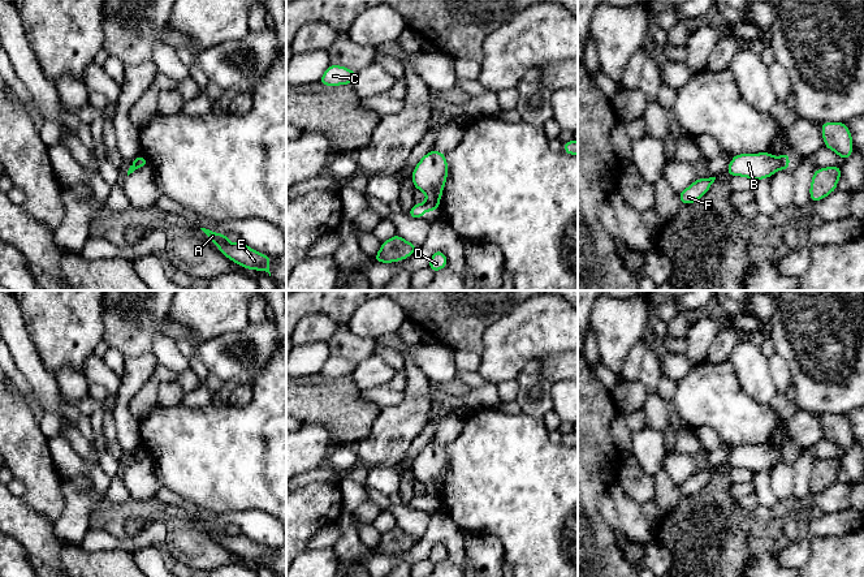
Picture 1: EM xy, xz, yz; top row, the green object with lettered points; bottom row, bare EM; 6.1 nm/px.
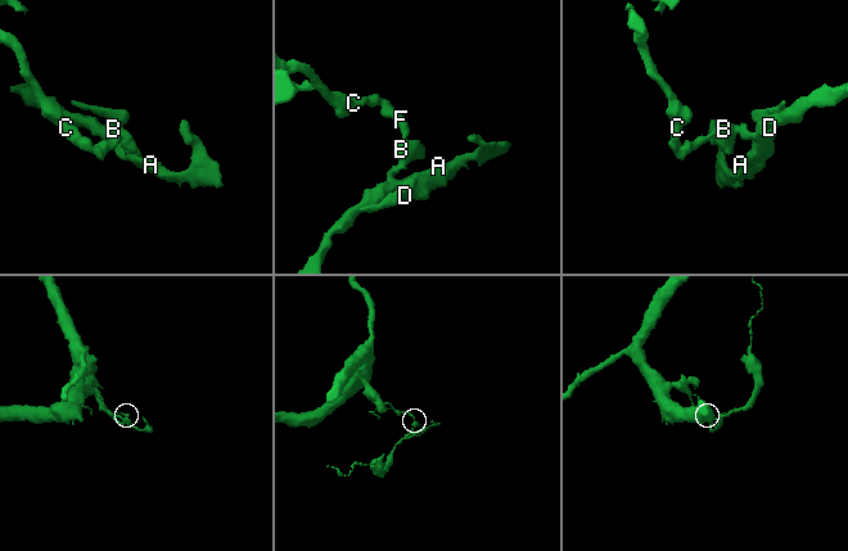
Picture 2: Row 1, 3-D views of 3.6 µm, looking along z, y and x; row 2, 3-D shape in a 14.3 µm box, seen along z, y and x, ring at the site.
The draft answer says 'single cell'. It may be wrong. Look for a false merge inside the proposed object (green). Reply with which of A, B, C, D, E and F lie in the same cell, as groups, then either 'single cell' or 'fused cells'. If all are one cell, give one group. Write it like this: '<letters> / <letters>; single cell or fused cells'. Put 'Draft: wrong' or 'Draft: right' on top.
Draft: wrong
A D E / B C F; fused cells

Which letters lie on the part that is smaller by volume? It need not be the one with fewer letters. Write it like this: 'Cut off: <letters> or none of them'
Cut off: A, D, E

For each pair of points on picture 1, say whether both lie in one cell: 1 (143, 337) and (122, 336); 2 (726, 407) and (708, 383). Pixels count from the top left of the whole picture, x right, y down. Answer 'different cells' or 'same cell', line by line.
1: same cell
2: same cell

